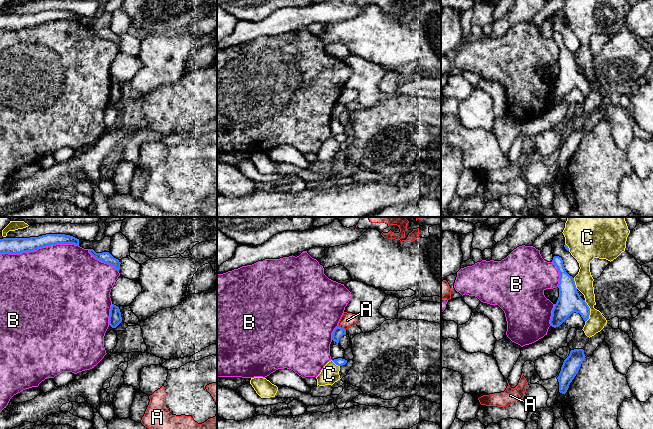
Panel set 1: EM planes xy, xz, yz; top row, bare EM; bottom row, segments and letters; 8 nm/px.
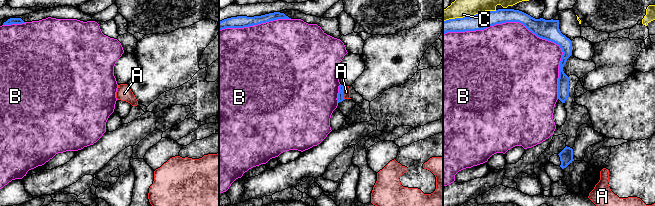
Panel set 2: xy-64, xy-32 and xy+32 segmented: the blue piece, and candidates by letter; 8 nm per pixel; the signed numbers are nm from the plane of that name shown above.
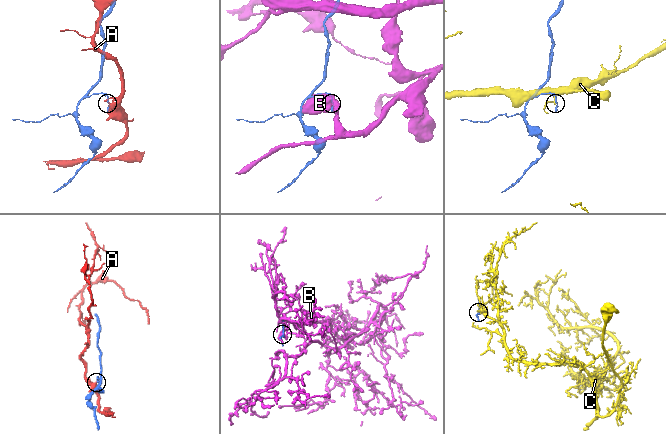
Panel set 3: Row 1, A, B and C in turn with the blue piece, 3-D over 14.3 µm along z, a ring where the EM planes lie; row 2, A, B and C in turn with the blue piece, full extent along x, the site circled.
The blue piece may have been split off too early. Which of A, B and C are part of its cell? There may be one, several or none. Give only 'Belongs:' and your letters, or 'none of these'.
Belongs: none of these

